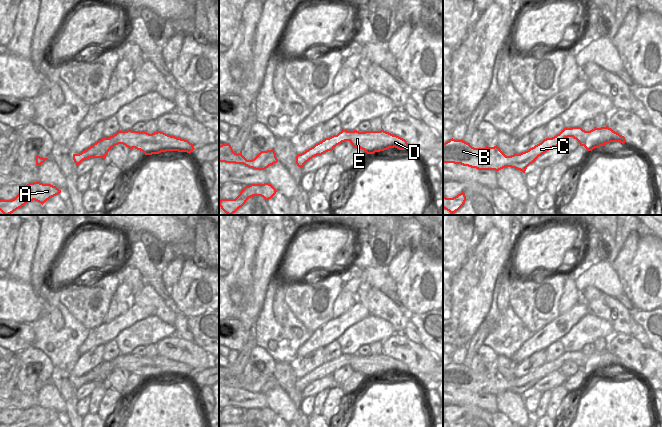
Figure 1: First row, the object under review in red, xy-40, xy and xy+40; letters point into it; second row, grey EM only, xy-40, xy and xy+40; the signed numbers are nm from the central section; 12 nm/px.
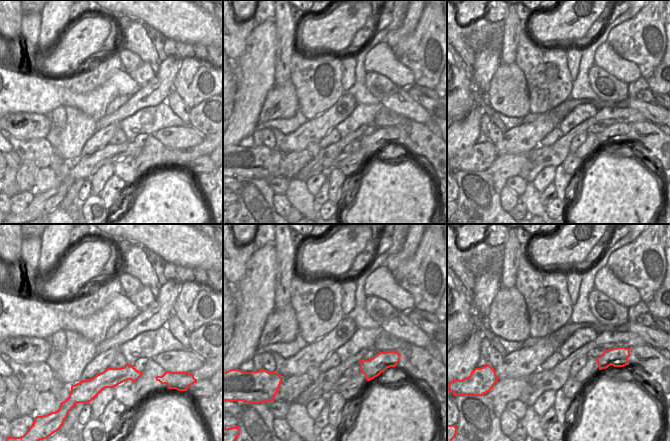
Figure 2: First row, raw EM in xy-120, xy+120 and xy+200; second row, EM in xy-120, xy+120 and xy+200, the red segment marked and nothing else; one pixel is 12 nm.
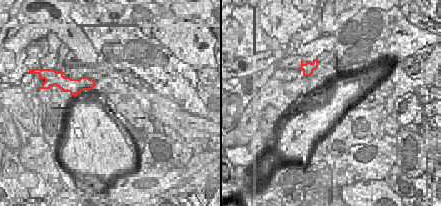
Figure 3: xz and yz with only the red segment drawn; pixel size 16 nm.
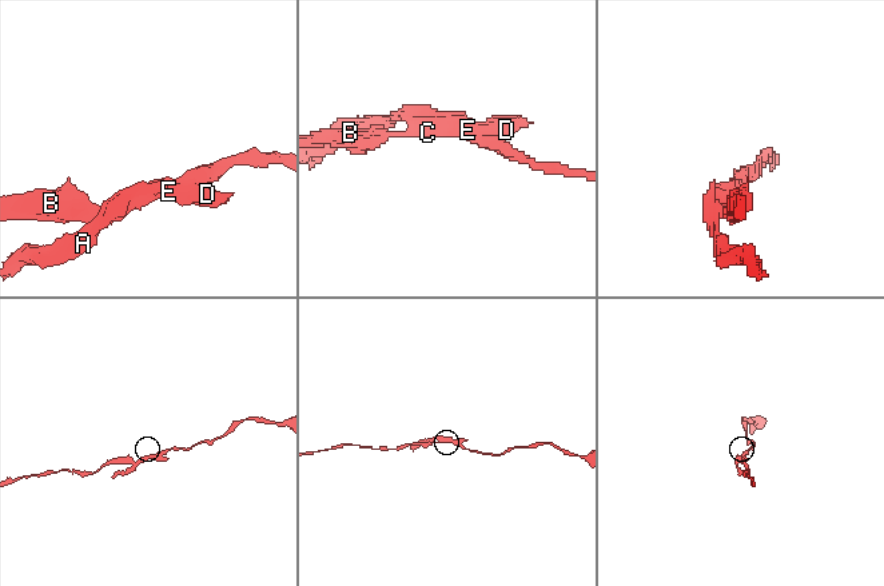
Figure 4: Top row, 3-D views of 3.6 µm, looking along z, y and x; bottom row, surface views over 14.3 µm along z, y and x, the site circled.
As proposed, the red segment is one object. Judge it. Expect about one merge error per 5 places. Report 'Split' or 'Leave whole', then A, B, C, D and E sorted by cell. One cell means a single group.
Split. Groups: A D E / B C.

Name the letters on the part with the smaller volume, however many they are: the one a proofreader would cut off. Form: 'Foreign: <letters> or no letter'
Foreign: A, D, E.

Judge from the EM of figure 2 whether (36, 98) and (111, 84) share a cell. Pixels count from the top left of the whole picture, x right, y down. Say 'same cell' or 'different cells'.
same cell

